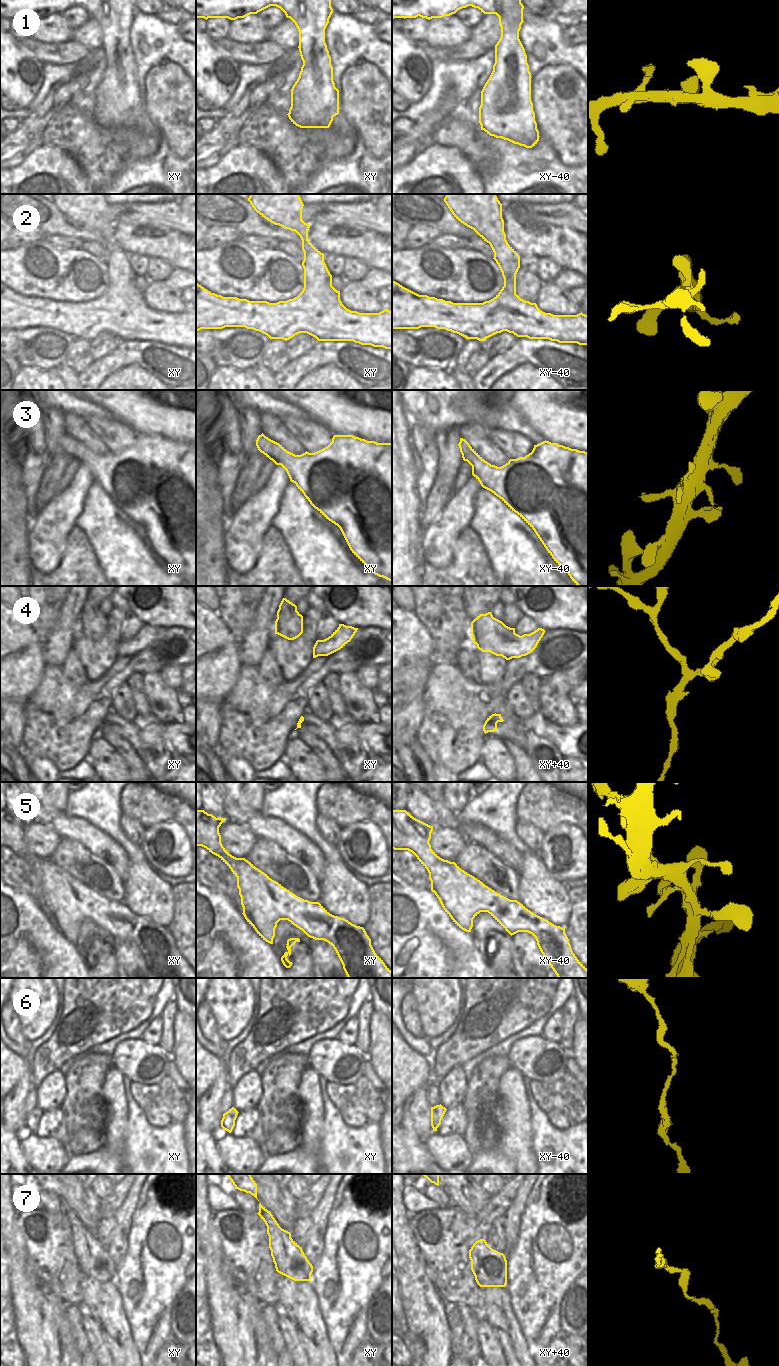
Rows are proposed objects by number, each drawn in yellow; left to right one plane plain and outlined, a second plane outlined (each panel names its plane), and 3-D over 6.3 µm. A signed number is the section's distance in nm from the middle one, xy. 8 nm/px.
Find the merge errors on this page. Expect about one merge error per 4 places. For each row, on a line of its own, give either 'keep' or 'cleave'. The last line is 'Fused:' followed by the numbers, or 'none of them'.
1: keep
2: keep
3: keep
4: keep
5: keep
6: keep
7: keep
Fused: none of them

